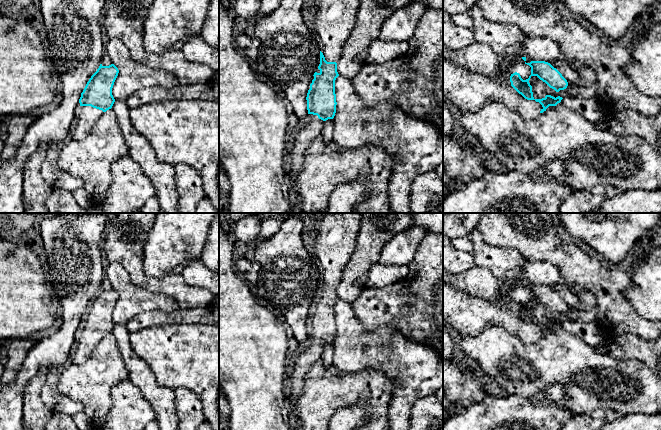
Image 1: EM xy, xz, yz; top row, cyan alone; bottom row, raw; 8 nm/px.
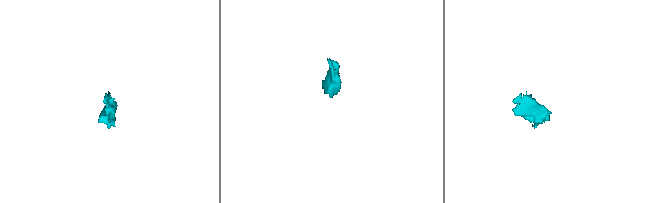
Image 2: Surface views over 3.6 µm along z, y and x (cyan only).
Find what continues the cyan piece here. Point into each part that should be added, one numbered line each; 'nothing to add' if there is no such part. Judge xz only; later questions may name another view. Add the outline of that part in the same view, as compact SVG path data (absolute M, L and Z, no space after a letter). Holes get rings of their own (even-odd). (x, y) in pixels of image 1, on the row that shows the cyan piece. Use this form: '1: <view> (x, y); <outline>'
1: xz (335, 19); M320 0L316 37L327 62L338 62L342 47L356 22L360 0Z
2: xz (311, 128); M308 114L305 121L290 136L290 148L287 151L290 167L287 171L291 177L290 187L293 194L293 206L289 213L304 213L302 198L298 193L296 180L303 166L304 154L311 143L321 136L324 122L317 115Z

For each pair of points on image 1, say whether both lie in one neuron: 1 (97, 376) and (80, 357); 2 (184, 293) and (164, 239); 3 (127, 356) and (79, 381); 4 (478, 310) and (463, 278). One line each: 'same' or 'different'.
1: different
2: different
3: different
4: different

